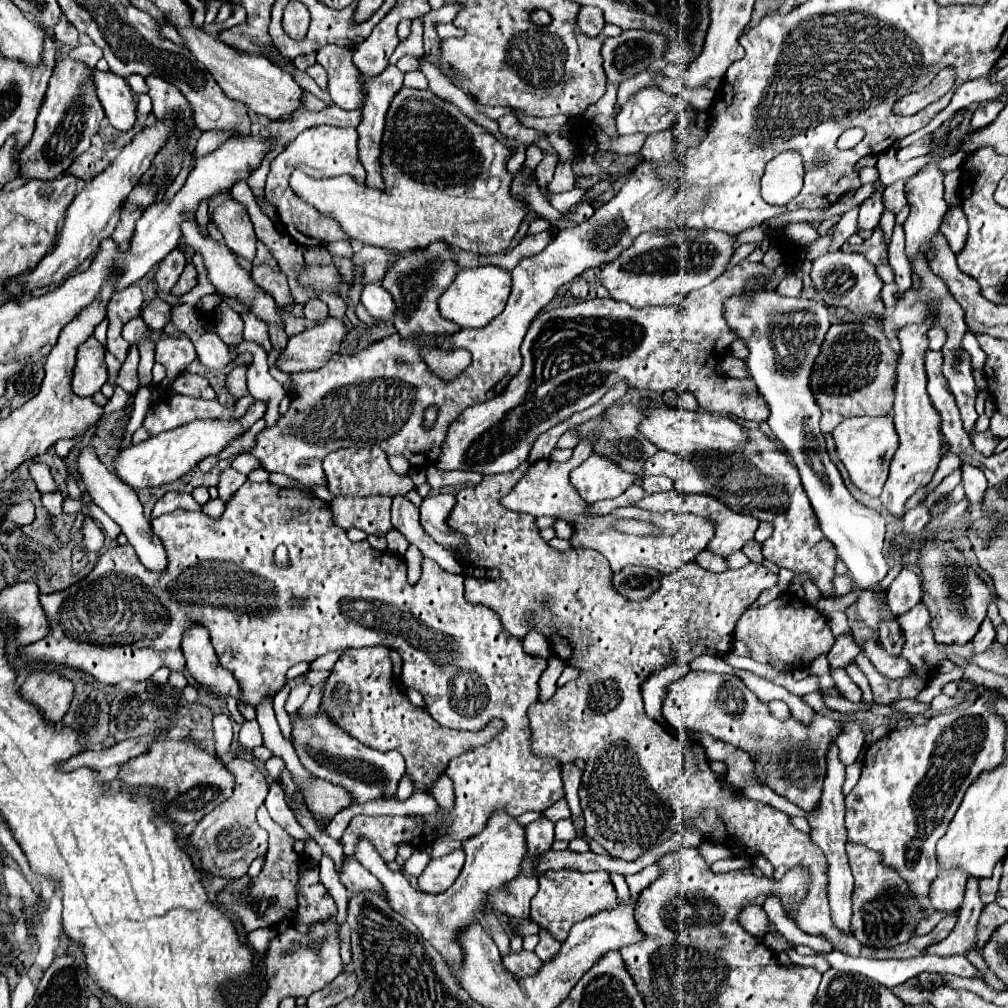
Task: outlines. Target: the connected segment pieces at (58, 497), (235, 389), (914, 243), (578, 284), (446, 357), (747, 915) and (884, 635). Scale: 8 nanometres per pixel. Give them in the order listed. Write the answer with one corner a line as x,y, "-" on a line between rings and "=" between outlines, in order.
59,489
53,493
45,493
41,495
41,503
51,516
58,516
63,513
63,499
=
243,363
243,365
237,365
233,371
229,371
229,373
227,373
225,389
227,389
227,393
229,393
235,401
247,395
247,381
245,381
247,369
249,369
249,365
247,365
247,363
=
941,159
927,163
923,169
919,169
915,175
911,175
905,183
905,195
911,205
909,219
905,221
905,239
907,239
907,255
913,259
917,251
927,253
927,247
931,243
931,235
939,231
939,223
943,217
943,211
947,211
947,203
943,199
943,171
939,169
=
577,277
569,283
569,289
567,289
575,299
585,299
589,295
589,281
583,279
583,277
=
423,349
423,359
435,375
443,379
453,379
471,364
471,354
465,349
446,352
441,349
=
745,905
745,907
741,907
741,913
737,915
737,921
739,921
739,925
745,931
749,931
751,935
755,935
759,941
767,933
767,915
757,905
=
895,619
891,621
883,621
879,625
879,643
893,655
899,655
901,645
903,645
903,633
899,631
899,625
895,623

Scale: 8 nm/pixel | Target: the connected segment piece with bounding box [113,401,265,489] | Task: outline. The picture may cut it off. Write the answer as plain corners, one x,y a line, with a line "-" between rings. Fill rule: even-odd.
255,401
255,405
245,413
241,421
205,421
197,419
195,423
159,433
155,437
149,437
137,445
129,445
127,449
119,451
119,455
113,459
117,477
127,483
131,489
145,489
145,487
157,487
161,483
175,481
183,477
189,469
193,469
203,457
217,455
233,437
241,435
245,429
249,429
257,419
265,415
265,403

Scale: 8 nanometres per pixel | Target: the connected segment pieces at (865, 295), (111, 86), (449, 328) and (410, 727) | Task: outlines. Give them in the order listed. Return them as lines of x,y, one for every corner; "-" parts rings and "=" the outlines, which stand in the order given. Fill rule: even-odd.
837,249
835,253
825,253
823,257
817,257
813,261
811,281
813,281
819,297
827,305
847,307
849,311
853,311
857,315
871,315
873,319
883,317
885,309
879,299
879,291
883,287
883,281
879,279
875,265
871,265
861,253
843,253
841,249
-
847,263
851,265
851,271
843,271
843,269
847,269
=
99,69
91,71
91,79
111,125
121,131
131,129
137,115
135,115
133,91
131,87
127,87
127,81
115,75
113,71
99,71
=
437,241
437,243
431,243
431,245
423,247
423,249
399,253
395,263
385,273
381,285
395,299
397,311
395,311
393,325
397,327
401,337
413,337
413,335
421,335
421,333
427,333
427,335
455,333
455,331
461,329
457,327
457,323
445,319
439,313
439,305
437,305
439,295
443,295
443,291
457,277
459,263
455,261
455,255
457,255
457,249
453,249
445,241
=
383,645
354,649
351,655
349,651
341,653
331,675
325,679
321,705
339,729
347,731
347,735
363,745
379,751
397,749
405,757
407,777
411,777
413,789
417,793
433,795
433,785
445,773
447,763
465,751
489,743
503,729
503,721
493,719
481,731
455,731
441,727
425,709
413,707
409,697
403,699
403,693
393,681
389,653
390,648

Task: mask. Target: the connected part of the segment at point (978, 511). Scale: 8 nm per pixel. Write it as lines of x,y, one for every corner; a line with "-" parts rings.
963,465
961,467
961,483
965,487
965,497
971,501
973,505
973,513
971,517
977,519
977,517
983,517
985,511
981,509
981,499
983,499
983,493
987,489
987,479
983,475
983,471
979,467
973,467
973,465

